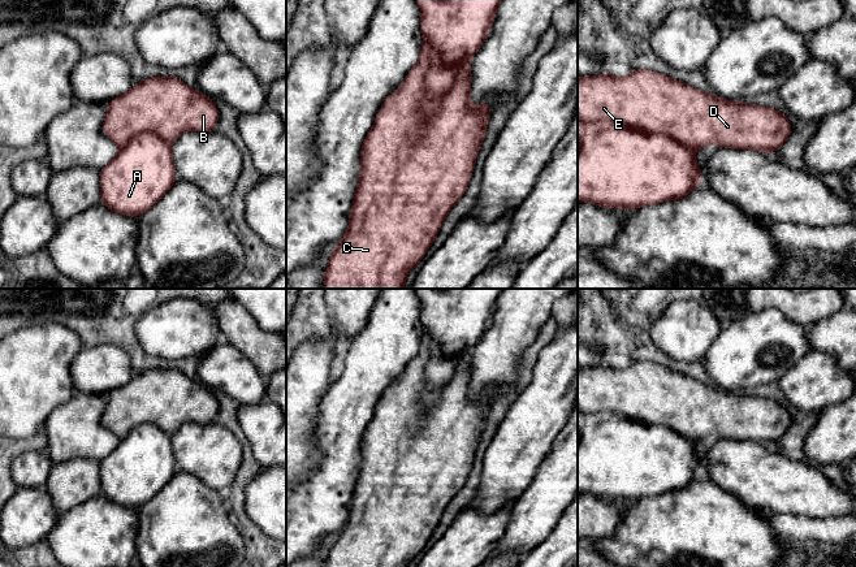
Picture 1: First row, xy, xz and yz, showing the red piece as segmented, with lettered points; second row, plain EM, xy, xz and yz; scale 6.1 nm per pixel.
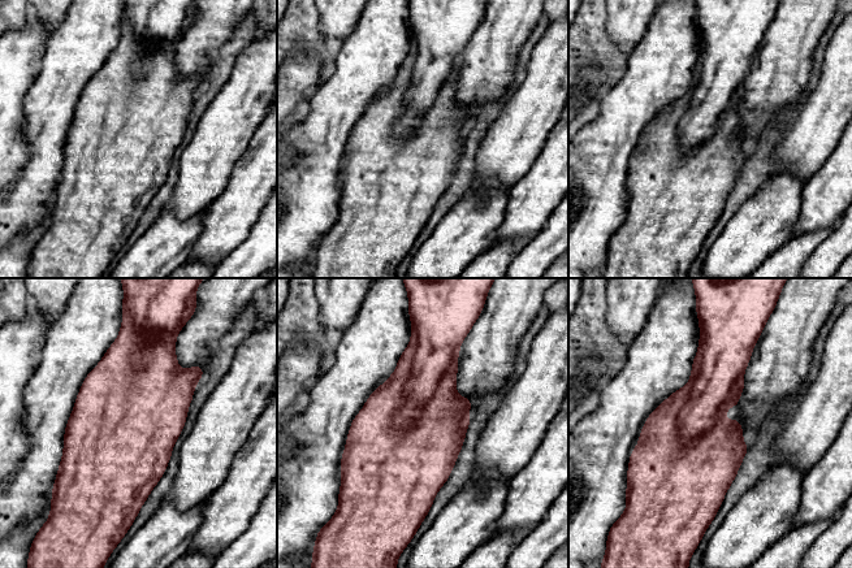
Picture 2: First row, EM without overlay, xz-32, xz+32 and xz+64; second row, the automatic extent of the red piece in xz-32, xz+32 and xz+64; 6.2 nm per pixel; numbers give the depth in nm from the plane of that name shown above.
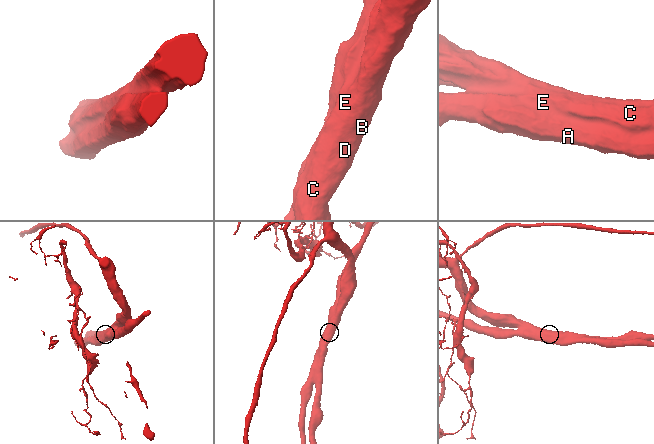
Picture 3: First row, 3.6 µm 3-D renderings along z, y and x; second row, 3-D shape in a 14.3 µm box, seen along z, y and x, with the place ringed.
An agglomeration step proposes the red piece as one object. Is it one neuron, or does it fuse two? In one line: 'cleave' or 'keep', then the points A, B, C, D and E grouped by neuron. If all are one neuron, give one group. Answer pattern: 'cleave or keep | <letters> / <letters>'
cleave | A / B C D E

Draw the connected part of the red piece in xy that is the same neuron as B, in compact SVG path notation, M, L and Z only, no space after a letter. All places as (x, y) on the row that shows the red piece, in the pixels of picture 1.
M176 77L142 79L107 109L101 133L120 148L143 131L172 144L185 131L213 131L220 117L213 99Z

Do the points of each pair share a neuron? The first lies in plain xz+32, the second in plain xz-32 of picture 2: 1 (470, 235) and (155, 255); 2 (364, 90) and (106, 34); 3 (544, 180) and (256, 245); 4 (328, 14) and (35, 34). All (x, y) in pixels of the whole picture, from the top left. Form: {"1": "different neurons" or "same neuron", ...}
{"1": "same neuron", "2": "same neuron", "3": "different neurons", "4": "different neurons"}

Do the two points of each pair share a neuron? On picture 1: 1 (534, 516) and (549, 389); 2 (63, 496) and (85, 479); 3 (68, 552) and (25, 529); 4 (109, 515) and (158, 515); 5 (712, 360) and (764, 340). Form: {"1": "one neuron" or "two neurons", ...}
{"1": "two neurons", "2": "one neuron", "3": "two neurons", "4": "two neurons", "5": "one neuron"}

